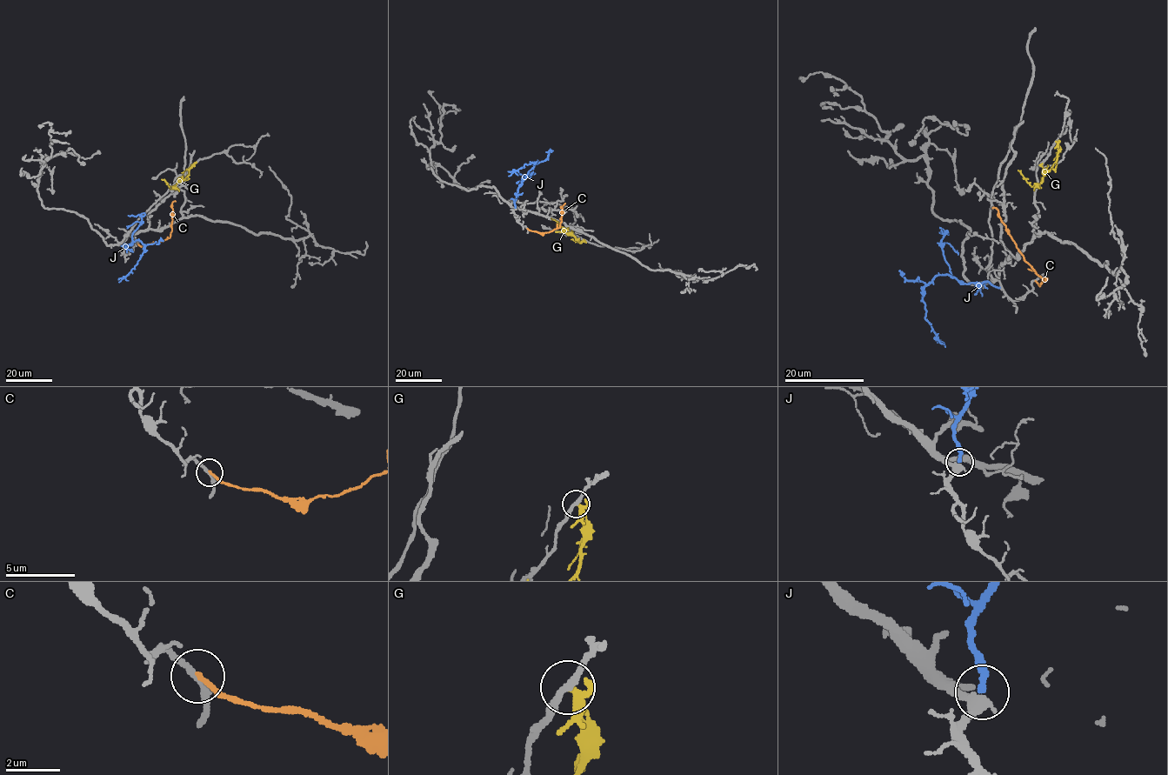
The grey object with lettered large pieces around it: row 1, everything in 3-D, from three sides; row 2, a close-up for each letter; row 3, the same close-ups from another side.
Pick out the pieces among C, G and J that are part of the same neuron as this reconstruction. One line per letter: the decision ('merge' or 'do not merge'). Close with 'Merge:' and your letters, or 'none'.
C: do not merge
G: do not merge
J: merge
Merge: J

